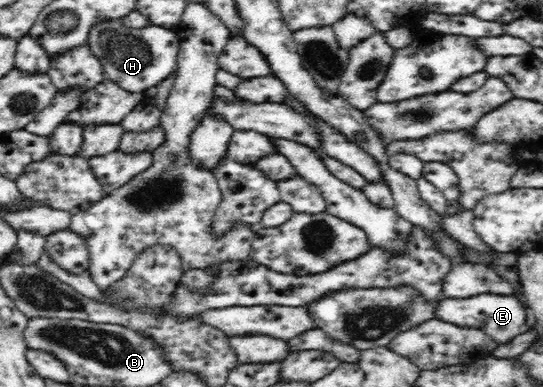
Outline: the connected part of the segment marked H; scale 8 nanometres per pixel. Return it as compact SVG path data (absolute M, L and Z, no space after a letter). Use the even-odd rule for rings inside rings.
M122 20L100 21L88 34L88 46L98 57L104 74L120 89L130 93L142 93L159 86L175 73L178 64L180 39L173 28L148 25L128 28Z

